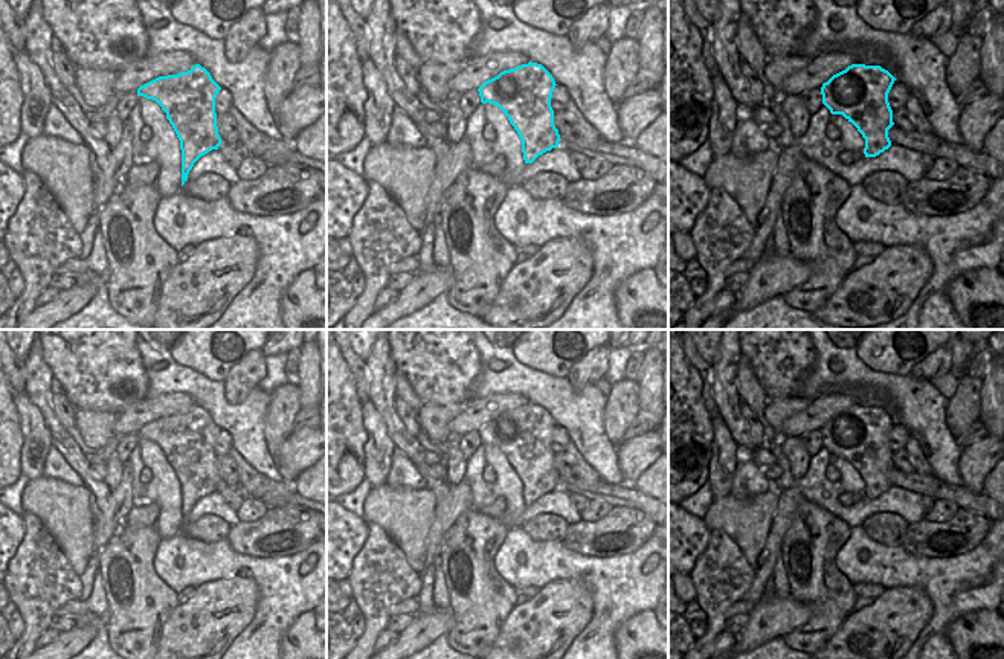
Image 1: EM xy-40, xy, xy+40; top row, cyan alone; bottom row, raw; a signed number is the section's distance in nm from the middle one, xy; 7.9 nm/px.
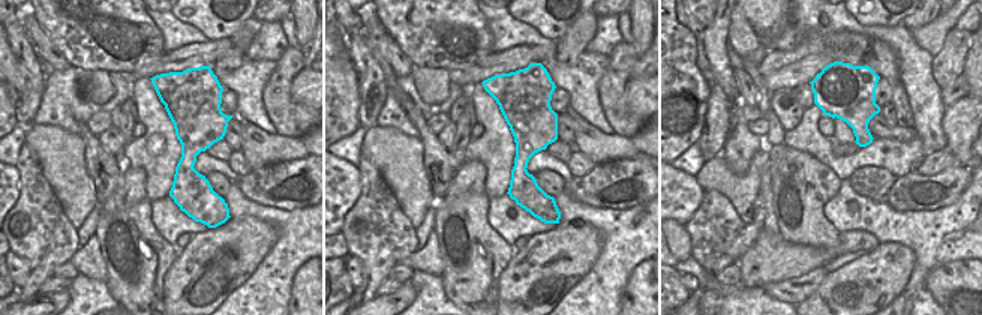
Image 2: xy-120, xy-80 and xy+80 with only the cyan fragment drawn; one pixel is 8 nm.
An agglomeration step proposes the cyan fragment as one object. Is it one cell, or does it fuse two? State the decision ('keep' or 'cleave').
cleave

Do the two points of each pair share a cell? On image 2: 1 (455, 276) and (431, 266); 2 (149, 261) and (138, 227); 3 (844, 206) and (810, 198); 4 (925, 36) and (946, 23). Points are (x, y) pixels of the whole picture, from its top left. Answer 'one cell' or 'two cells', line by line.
1: two cells
2: one cell
3: two cells
4: one cell

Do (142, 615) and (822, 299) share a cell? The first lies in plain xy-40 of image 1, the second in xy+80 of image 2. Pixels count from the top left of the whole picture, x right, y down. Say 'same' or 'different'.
different

